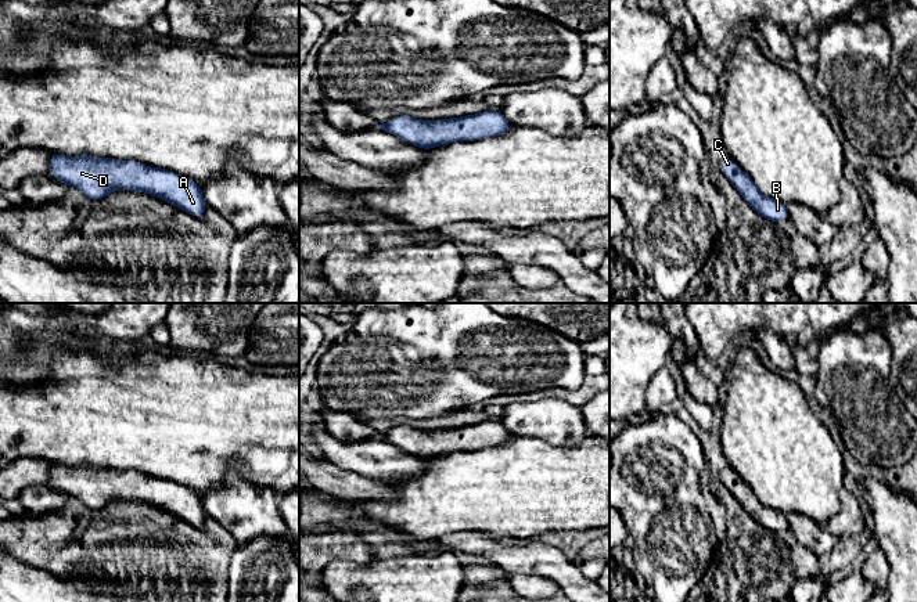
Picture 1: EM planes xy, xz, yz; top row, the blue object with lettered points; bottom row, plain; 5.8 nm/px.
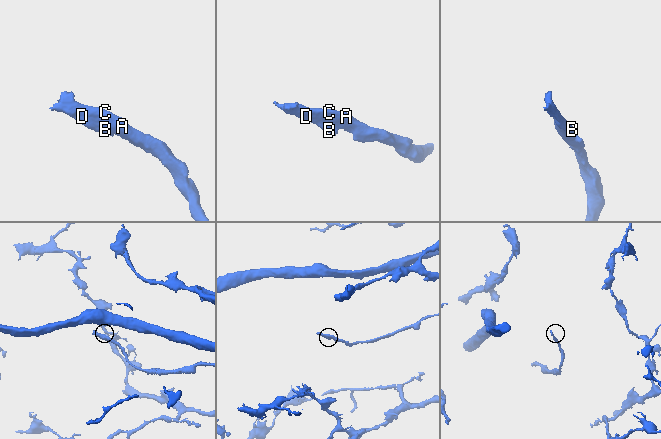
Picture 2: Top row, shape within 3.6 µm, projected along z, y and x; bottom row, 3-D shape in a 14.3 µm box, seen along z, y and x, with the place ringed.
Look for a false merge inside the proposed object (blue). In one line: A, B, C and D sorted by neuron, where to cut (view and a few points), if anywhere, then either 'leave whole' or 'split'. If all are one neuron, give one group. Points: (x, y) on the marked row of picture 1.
groups A B C D; cut none; leave whole

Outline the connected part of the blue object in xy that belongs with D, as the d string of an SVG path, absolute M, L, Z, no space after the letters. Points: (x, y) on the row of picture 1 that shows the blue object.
M89 155L48 156L53 177L65 187L79 188L93 201L105 198L114 190L129 190L151 194L195 217L204 217L208 206L195 181L165 169L145 167L137 161Z

